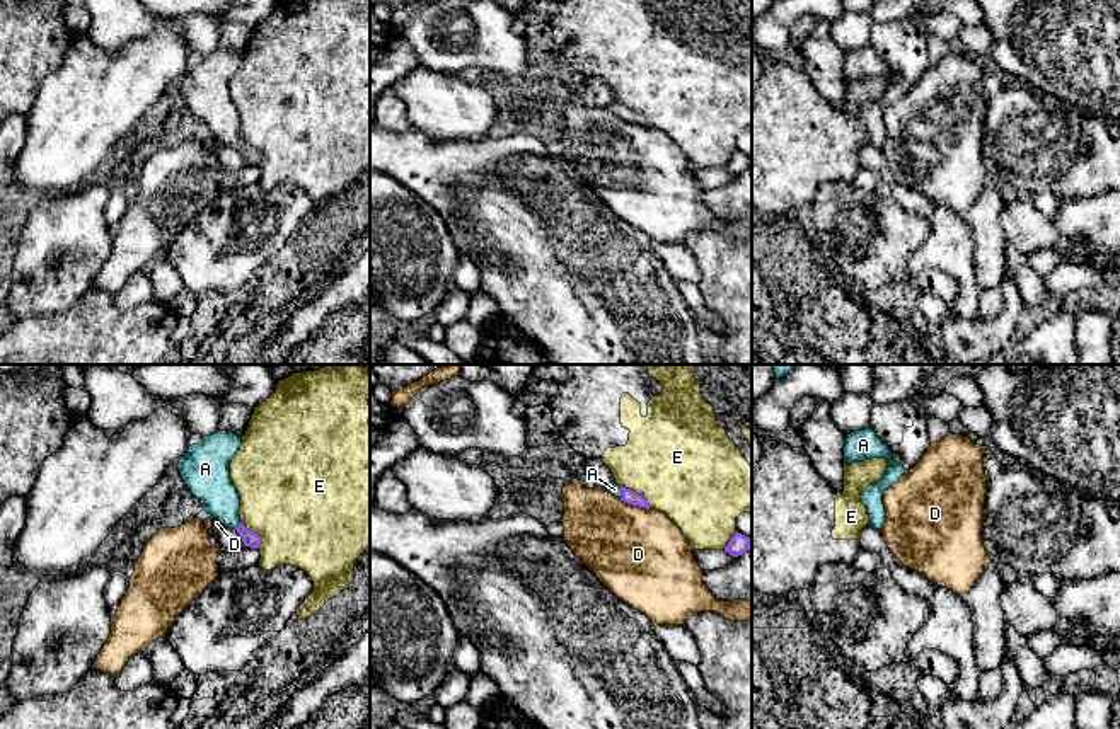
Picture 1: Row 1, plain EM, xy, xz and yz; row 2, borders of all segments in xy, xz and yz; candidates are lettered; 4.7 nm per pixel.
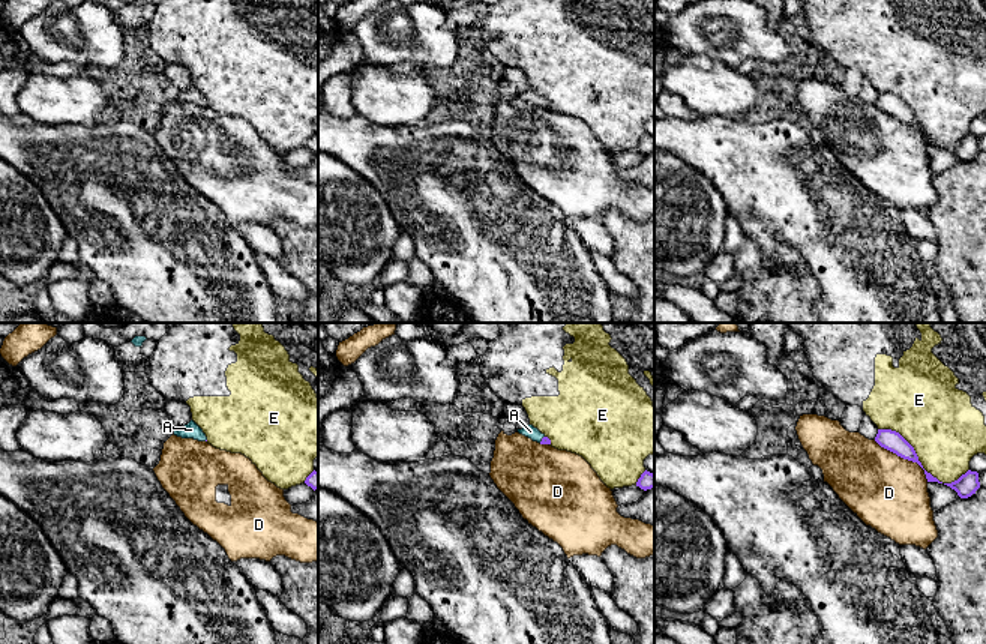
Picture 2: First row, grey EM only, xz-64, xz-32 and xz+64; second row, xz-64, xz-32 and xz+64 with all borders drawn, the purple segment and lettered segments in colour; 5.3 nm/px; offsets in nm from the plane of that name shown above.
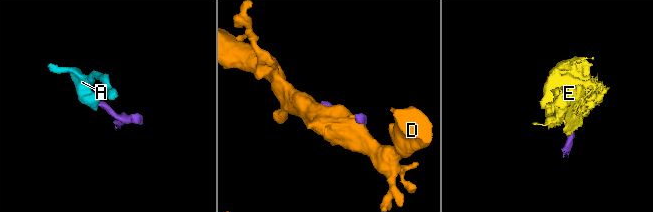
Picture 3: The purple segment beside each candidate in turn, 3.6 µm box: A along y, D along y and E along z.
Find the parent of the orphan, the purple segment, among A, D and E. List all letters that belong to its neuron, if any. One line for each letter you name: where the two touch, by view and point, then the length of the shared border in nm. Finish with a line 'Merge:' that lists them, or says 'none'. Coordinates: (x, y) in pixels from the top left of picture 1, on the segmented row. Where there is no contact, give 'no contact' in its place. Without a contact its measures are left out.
A: meets purple in xy at (239, 525); contact 50 nm long
Merge: A

